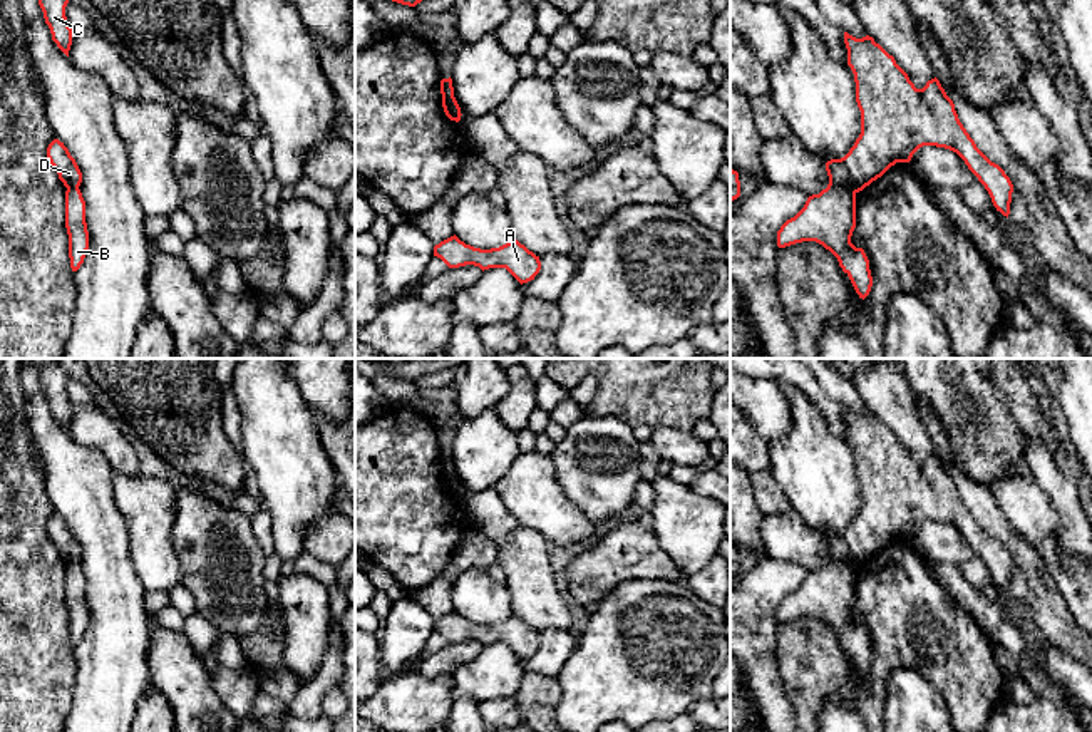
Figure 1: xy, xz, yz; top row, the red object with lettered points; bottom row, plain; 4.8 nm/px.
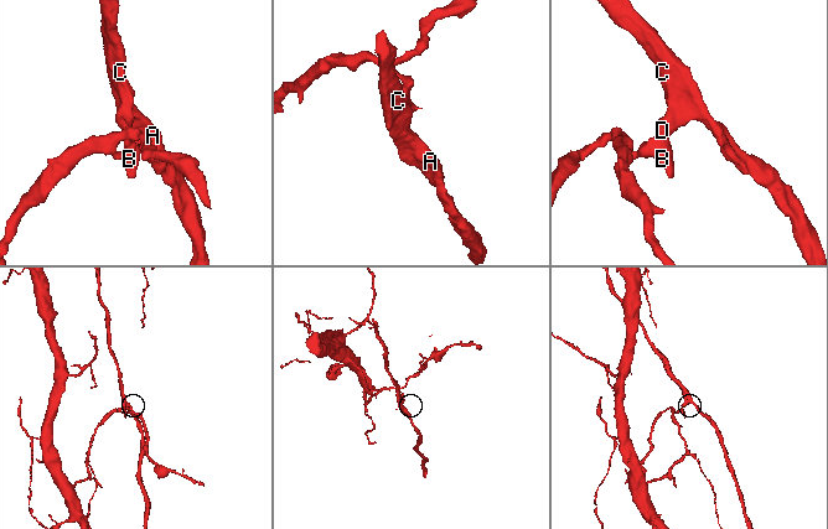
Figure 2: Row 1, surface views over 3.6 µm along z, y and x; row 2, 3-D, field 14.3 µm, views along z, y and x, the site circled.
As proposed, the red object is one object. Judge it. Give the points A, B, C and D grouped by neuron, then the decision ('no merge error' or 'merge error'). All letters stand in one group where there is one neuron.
A C D / B | merge error

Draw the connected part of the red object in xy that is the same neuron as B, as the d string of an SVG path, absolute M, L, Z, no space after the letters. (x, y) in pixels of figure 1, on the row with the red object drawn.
M67 188L65 191L65 228L69 235L70 268L77 271L89 250L85 201L79 188Z

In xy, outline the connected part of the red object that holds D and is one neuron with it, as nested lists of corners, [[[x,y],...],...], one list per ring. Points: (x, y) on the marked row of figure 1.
[[[54,139],[47,147],[47,157],[59,174],[59,179],[65,188],[79,188],[82,183],[82,173],[70,156],[69,149],[59,139]]]

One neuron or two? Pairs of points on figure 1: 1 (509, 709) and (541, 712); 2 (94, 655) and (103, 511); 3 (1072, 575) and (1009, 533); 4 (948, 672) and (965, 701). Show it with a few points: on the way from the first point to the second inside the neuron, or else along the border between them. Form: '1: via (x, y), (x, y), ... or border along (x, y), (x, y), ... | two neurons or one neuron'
1: border along (513, 697), (521, 714) | two neurons
2: via (104, 620), (104, 546) | one neuron
3: border along (1039, 553), (1059, 590) | two neurons
4: via (955, 679), (965, 694) | one neuron

